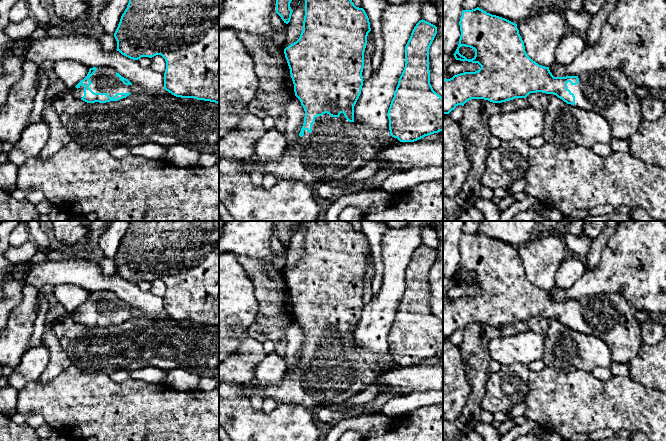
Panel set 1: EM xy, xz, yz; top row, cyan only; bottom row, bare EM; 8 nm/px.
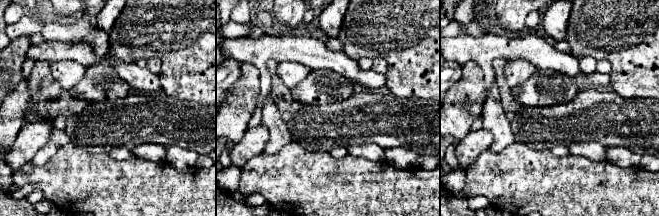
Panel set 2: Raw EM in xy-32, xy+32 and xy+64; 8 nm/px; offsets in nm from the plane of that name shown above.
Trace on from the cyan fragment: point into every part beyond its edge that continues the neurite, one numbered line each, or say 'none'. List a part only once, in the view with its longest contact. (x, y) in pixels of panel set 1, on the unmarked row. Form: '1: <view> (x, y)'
1: xz (335, 372)

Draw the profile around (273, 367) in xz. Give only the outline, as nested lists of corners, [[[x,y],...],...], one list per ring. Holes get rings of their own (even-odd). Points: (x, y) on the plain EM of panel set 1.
[[[274,350],[264,357],[257,365],[255,379],[262,384],[271,384],[280,382],[287,371],[287,363],[284,357],[281,357]]]

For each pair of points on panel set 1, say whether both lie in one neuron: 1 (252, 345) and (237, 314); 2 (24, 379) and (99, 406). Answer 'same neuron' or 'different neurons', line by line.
1: different neurons
2: different neurons

